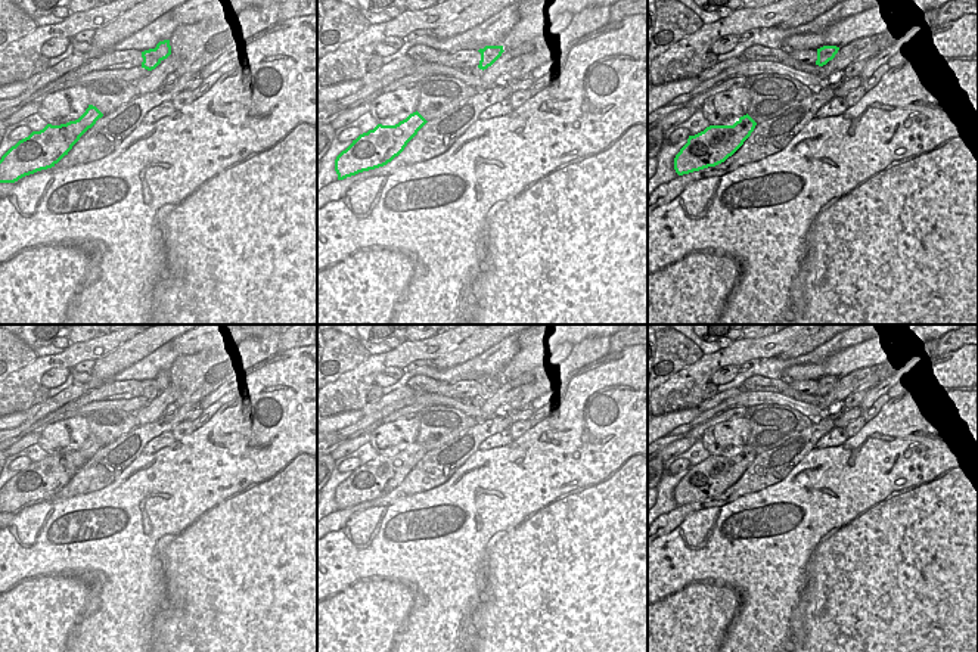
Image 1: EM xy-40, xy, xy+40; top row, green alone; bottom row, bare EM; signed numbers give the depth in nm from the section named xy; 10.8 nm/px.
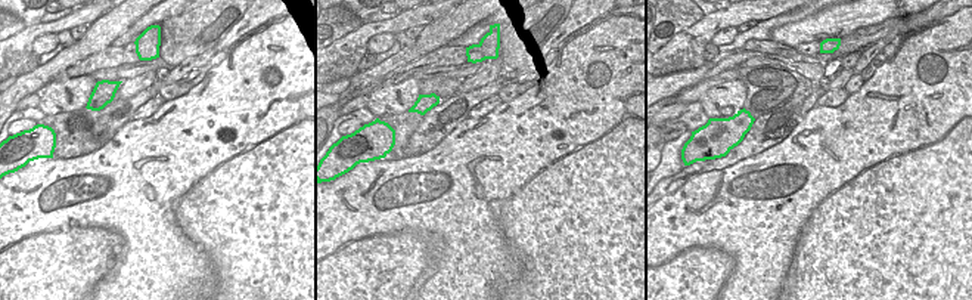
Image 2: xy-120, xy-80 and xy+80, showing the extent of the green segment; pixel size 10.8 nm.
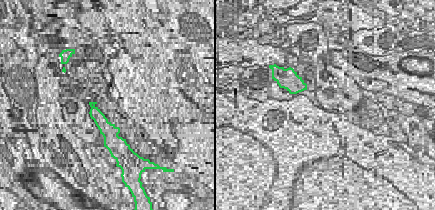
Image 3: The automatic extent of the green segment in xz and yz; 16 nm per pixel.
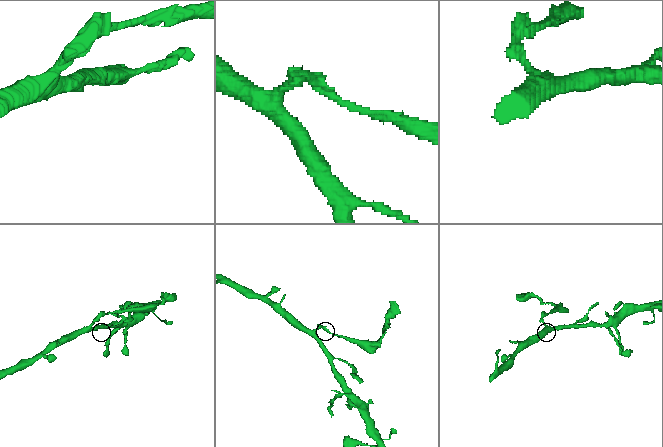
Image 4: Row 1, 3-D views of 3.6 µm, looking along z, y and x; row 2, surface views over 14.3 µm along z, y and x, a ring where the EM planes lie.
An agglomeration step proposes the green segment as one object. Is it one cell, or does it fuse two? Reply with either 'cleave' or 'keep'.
cleave

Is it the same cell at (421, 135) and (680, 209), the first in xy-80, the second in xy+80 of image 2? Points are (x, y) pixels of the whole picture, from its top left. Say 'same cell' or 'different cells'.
different cells

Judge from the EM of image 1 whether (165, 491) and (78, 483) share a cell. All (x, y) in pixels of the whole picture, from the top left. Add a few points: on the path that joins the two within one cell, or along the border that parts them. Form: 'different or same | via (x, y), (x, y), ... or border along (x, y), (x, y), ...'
different | border along (133, 462), (106, 486), (75, 496)

